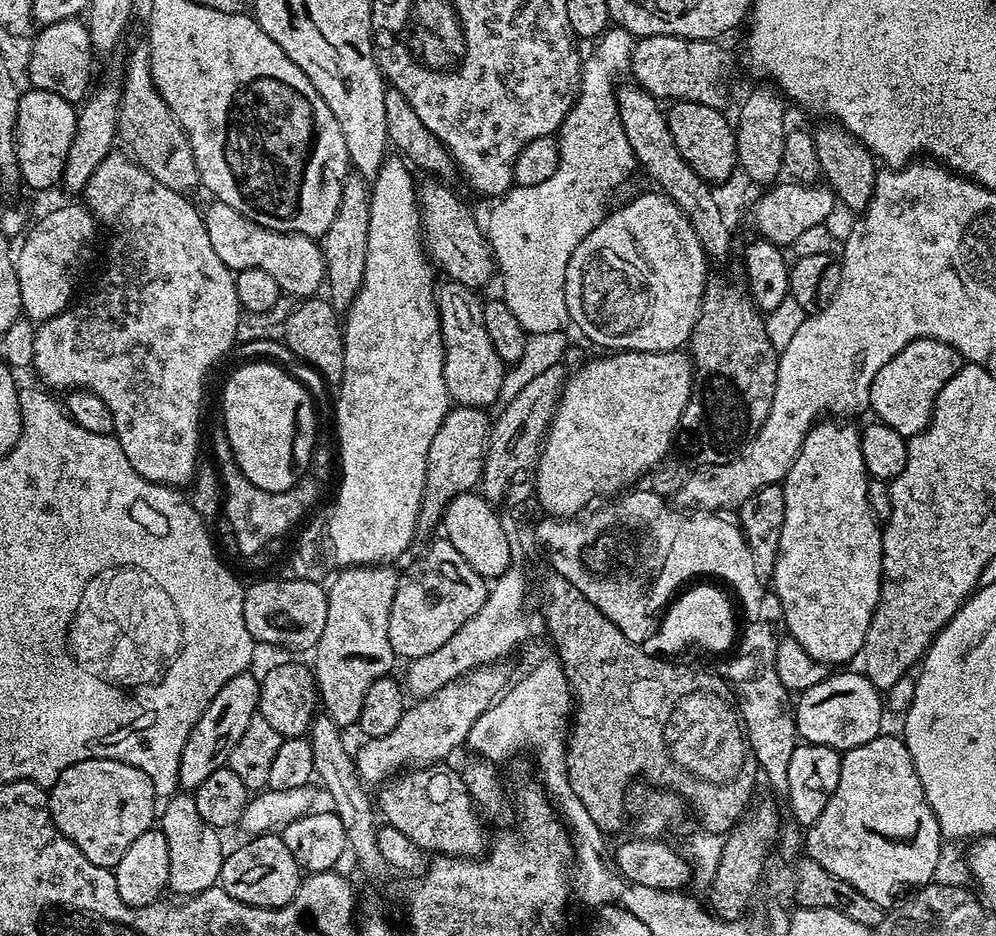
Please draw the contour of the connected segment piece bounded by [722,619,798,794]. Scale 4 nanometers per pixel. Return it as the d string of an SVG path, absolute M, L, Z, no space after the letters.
M757 619L748 622L743 626L738 636L738 643L735 645L736 656L727 657L728 665L725 666L722 676L730 685L740 710L740 719L744 722L744 734L748 738L750 756L753 761L760 763L760 768L764 771L764 776L768 779L768 784L774 791L780 794L788 791L788 771L790 770L790 754L794 754L798 743L798 733L796 731L796 718L790 711L790 693L782 686L778 679L778 672L774 670L774 654L776 653L776 642L772 638L772 632L764 632L760 628Z

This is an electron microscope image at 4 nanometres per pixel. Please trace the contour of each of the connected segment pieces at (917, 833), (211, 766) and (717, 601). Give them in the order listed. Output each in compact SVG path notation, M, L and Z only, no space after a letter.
M878 735L841 755L838 786L834 786L834 794L830 794L830 802L826 802L826 810L822 810L818 822L811 824L807 832L807 859L818 862L822 870L830 870L834 878L850 882L850 886L854 886L854 890L862 890L870 902L878 902L882 906L887 905L887 900L907 884L928 884L940 864L940 827L918 778L910 750L899 735Z
M251 671L239 672L218 694L214 694L214 702L206 706L202 718L190 730L190 738L186 738L186 746L182 746L182 762L180 763L179 787L184 790L195 790L214 774L214 770L225 767L230 758L230 750L234 750L234 742L242 738L246 726L257 716L260 707L260 680L251 676Z
M712 582L695 584L698 585L687 587L671 601L666 610L668 612L663 613L655 633L646 642L646 652L652 655L675 656L674 654L686 646L696 646L710 652L727 653L735 645L738 626L736 628L734 624L734 610L726 596L727 591L720 590L720 586Z

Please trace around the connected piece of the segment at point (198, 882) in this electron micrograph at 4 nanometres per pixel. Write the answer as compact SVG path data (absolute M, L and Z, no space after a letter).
M177 791L176 795L167 797L165 806L158 816L159 831L164 833L166 838L166 846L170 846L170 878L168 879L168 888L177 892L177 897L187 898L197 896L202 890L213 887L220 879L220 871L224 865L226 855L226 847L220 841L221 833L206 822L206 818L202 818L202 814L198 814L198 806L196 805L195 795L189 794L187 791Z

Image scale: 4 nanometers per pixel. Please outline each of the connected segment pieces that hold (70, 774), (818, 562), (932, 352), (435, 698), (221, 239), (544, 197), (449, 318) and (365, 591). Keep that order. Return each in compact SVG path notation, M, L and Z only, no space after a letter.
M87 760L66 770L47 789L48 809L56 829L94 866L115 869L122 854L142 834L146 834L158 816L158 797L154 782L138 766L117 760Z
M828 420L817 424L806 434L806 438L800 447L800 453L794 458L786 478L782 482L784 497L786 498L786 522L782 522L782 542L778 546L778 558L772 571L771 587L775 596L781 600L784 611L784 627L787 635L793 636L802 646L810 658L829 666L844 666L847 660L852 660L864 651L864 639L866 630L872 621L874 610L878 606L880 597L880 579L882 578L882 528L876 516L870 510L868 501L868 481L870 477L866 470L866 462L862 462L862 450L860 449L860 432L852 425L852 422L835 422Z
M921 338L910 342L874 378L870 386L870 398L868 399L871 411L876 411L875 419L881 424L898 430L905 438L911 438L928 425L928 419L932 417L932 407L936 401L936 395L958 374L962 366L962 357L958 350L954 350L946 342L941 340L929 340Z
M500 662L481 664L442 686L434 695L417 699L413 708L411 705L401 714L401 720L390 734L365 739L364 745L355 749L356 775L365 785L380 786L393 774L409 766L432 766L447 761L444 759L459 744L463 745L467 741L474 722L478 722L478 718L486 714L486 710L497 704L508 691L510 679L502 665Z
M213 199L212 205L203 209L202 215L206 234L210 234L210 246L214 246L214 254L222 258L222 262L227 268L232 269L233 273L242 270L266 270L266 274L271 274L274 282L278 282L281 293L288 293L295 298L312 298L321 291L324 279L324 255L319 243L313 237L303 236L297 232L275 232L266 226L258 226L250 218L243 216L234 206L226 206L221 200Z
M619 26L609 27L599 37L594 52L581 63L577 97L556 134L558 169L537 185L510 188L495 203L486 223L493 259L503 271L502 298L529 335L567 327L566 266L578 245L604 221L610 194L637 169L616 98L618 76L631 67L633 43L632 34Z
M445 279L439 285L436 303L440 310L440 333L444 339L444 377L448 399L453 405L462 408L487 409L488 404L497 403L500 400L506 365L498 358L494 350L494 342L490 342L490 334L486 334L486 322L482 322L484 306L481 297L476 296L479 295L473 289L467 288L465 284Z
M376 562L371 566L345 567L336 581L327 585L326 627L314 649L314 675L323 711L341 730L357 723L371 684L387 677L392 663L397 663L390 646L390 610L400 582L392 566Z

